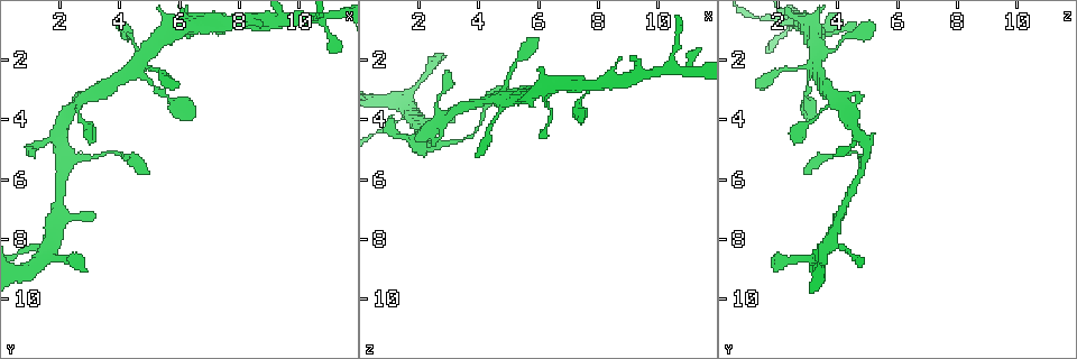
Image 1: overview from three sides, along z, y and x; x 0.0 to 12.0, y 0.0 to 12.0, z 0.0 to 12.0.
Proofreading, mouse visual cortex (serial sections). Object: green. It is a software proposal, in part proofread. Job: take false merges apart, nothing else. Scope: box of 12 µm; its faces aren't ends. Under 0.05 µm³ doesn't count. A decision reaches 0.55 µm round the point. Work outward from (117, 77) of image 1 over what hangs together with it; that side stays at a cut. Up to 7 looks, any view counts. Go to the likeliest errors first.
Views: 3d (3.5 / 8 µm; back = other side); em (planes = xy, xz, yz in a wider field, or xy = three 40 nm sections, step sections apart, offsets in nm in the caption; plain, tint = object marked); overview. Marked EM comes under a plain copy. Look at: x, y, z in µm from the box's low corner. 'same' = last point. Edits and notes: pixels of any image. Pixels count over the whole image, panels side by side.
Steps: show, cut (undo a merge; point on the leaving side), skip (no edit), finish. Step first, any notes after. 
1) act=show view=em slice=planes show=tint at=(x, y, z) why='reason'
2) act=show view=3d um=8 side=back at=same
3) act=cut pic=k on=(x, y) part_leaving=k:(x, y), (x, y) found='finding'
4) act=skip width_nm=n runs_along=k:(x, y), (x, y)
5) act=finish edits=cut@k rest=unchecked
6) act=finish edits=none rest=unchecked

act=show view=3d um=3.5 at=(2.1, 5.3, 4.9) why='three-way junction'

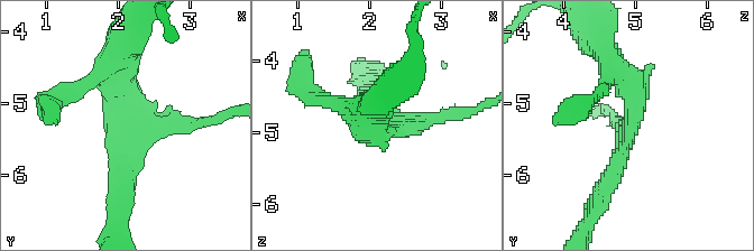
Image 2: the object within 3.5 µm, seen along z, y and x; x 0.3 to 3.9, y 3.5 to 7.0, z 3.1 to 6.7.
act=show view=em slice=xy step=3 show=tint at=(2.10, 5.25, 4.95) arms=3 arm_widths_nm=150,250,350

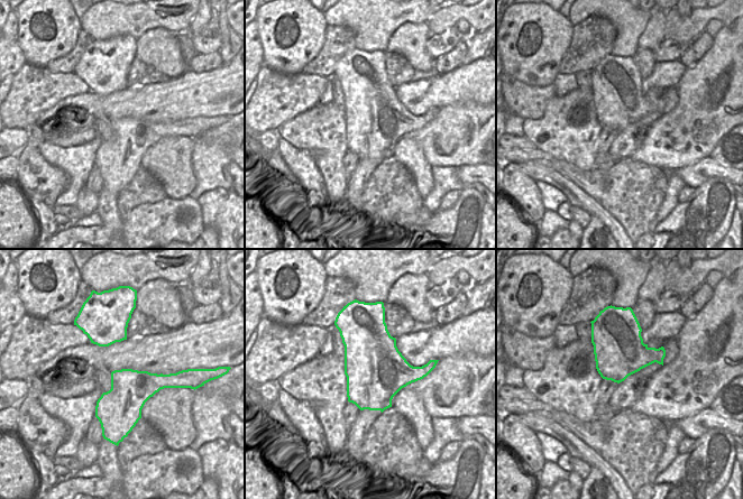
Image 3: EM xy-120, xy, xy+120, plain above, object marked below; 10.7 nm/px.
act=skip runs_along=2:(118, 56), (121, 191) found='all the same cell'

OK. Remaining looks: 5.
act=show view=3d um=3.5 at=(1.1, 8.2, 4.2) why='sudden change in width'

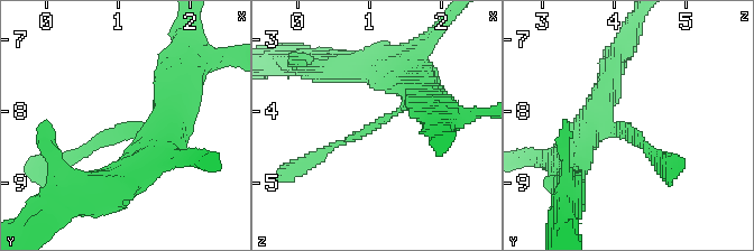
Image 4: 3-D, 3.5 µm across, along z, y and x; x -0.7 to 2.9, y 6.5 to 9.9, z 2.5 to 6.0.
act=show view=em slice=xy step=2 show=tint at=(1.20, 8.25, 4.15)

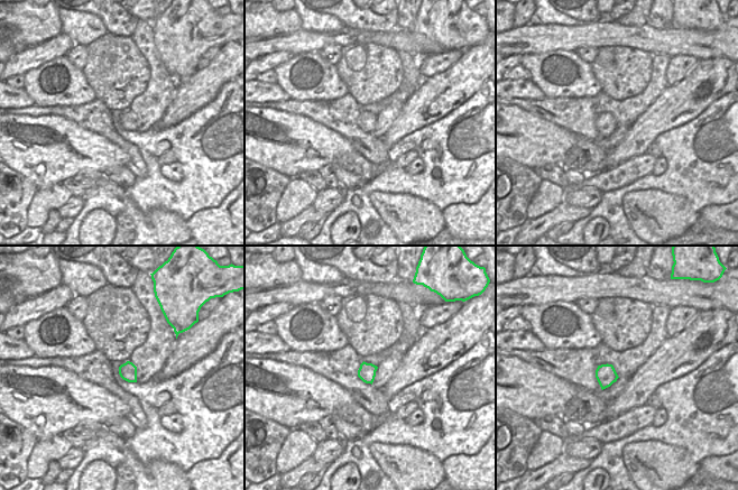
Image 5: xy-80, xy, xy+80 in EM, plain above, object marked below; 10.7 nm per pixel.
act=skip width_nm=190 runs_along=4:(178, 93), (152, 128), (72, 155) found='all the same cell'

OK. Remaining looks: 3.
act=show view=3d um=3.5 at=(4.8, 1.9, 3.4) why='a narrow waist'

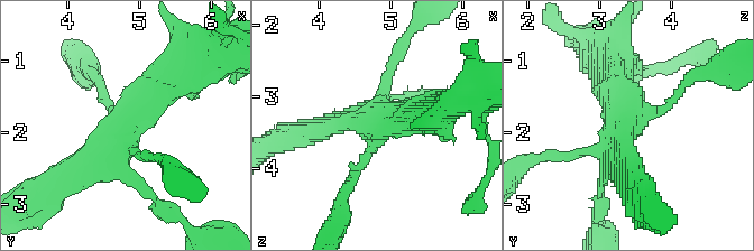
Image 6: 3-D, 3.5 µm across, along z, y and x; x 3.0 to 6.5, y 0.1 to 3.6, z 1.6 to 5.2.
act=show view=em slice=xy step=2 show=tint at=(4.80, 1.90, 3.30) arms=3 arm_widths_nm=150,250,400 why='need the tissue'

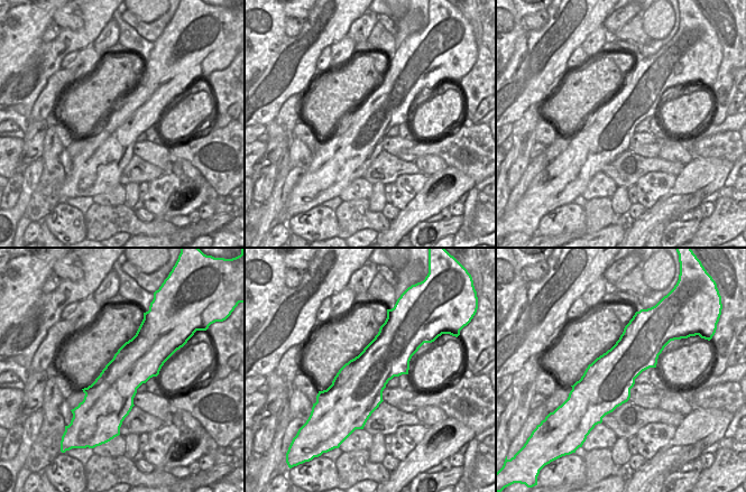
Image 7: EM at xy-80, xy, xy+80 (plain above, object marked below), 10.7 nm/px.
act=skip width_nm=550 runs_along=6:(62, 176), (178, 76) found='one cell here'

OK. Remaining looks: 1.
act=finish edits=none rest=unchecked

